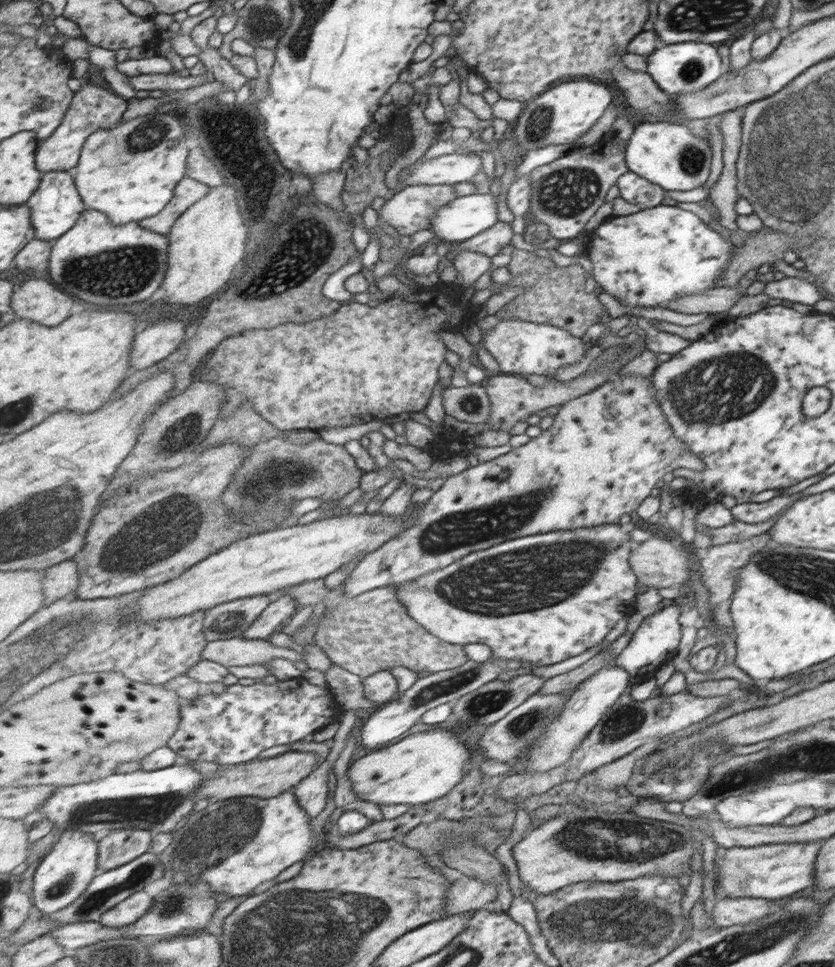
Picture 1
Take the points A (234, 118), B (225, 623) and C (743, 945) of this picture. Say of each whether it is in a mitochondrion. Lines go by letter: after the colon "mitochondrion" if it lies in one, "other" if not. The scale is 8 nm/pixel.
A: mitochondrion
B: mitochondrion
C: mitochondrion

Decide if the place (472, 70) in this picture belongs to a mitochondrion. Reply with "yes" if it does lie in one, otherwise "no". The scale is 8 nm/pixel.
no

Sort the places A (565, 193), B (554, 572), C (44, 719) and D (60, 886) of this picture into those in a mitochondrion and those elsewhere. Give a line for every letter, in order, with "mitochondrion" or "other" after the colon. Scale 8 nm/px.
A: mitochondrion
B: mitochondrion
C: other
D: mitochondrion

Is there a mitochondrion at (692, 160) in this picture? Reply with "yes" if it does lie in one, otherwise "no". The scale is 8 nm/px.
yes

